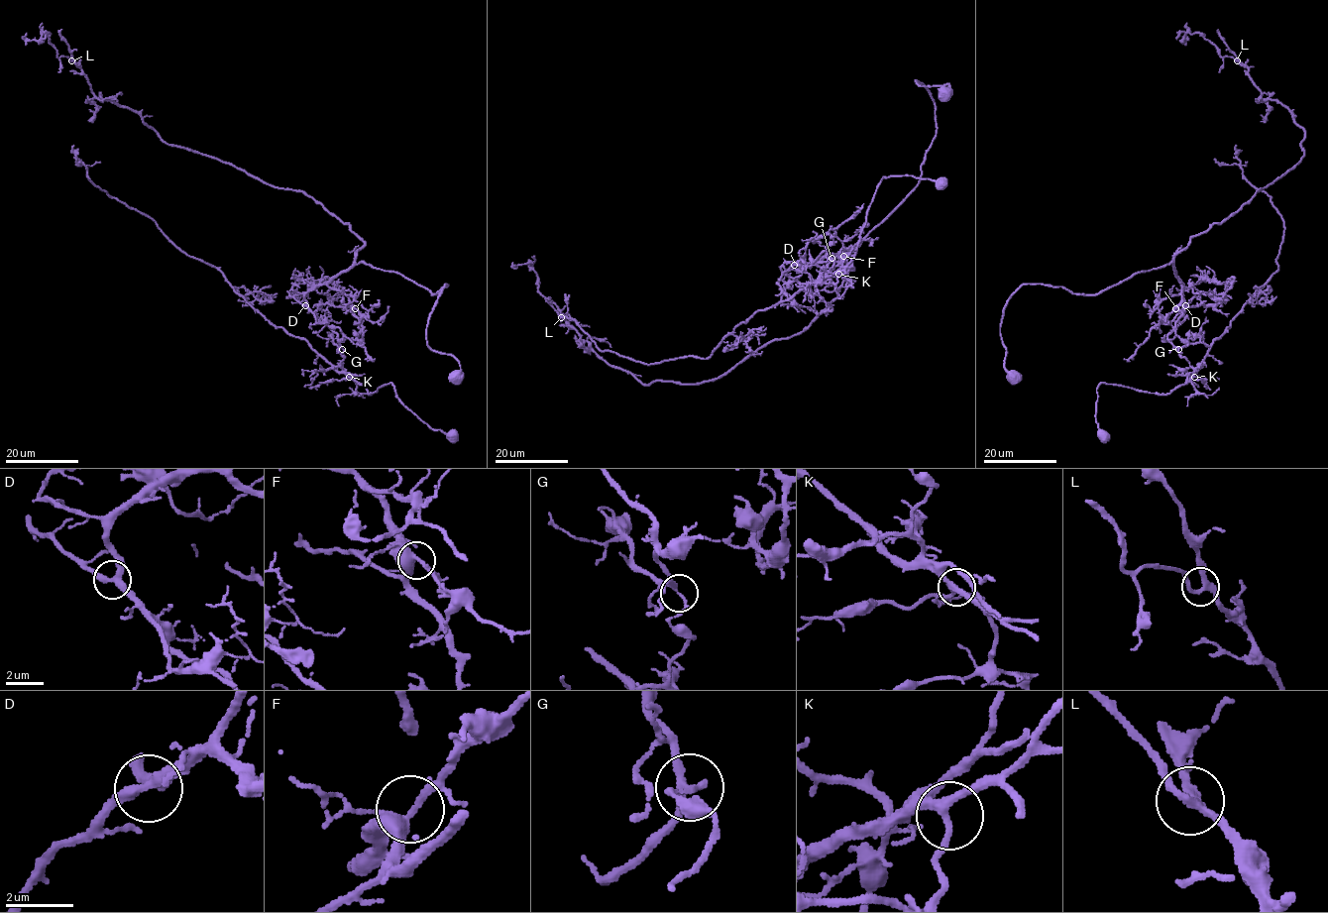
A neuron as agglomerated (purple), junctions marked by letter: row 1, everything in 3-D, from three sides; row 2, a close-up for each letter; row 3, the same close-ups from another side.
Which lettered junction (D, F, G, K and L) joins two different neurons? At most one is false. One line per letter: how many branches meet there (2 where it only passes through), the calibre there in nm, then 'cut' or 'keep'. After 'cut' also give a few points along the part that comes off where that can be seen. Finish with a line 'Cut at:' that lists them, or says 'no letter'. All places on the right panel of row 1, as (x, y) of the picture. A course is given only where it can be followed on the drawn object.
D: 3 branches meet; 320 nm thick; keep
F: 3 branches meet; 280 nm thick; keep
G: 3 branches meet; 190 nm thick; cut; foreign part runs (1178, 348), (1193, 368), (1202, 367), (1210, 344), (1278, 268), (1284, 221), (1271, 198), (1237, 165), (1214, 159)
K: 3 branches meet; 240 nm thick; keep
L: 3 branches meet; 240 nm thick; keep
Cut at: G

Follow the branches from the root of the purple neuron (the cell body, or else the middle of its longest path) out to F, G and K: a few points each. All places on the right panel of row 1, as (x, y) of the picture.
F: (1014, 376), (1005, 368), (1000, 324), (1023, 285), (1097, 294), (1172, 263), (1181, 285), (1175, 308)
G: (1014, 376), (1000, 324), (1009, 298), (1028, 284), (1097, 294), (1172, 263), (1185, 318), (1167, 339), (1178, 348)
K: (1014, 376), (1000, 324), (1023, 285), (1097, 294), (1172, 263), (1185, 318), (1167, 339), (1194, 377)

